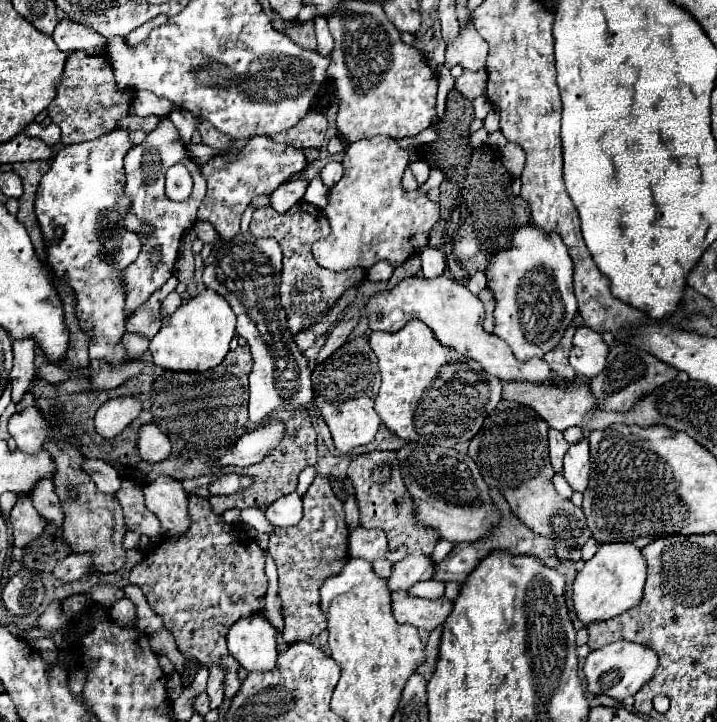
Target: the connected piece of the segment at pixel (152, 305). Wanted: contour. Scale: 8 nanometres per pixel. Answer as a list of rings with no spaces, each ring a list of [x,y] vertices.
[[[172,276],[160,290],[156,290],[130,318],[128,318],[128,332],[136,332],[142,334],[146,338],[154,338],[154,334],[160,330],[162,326],[162,314],[160,314],[160,306],[162,300],[176,288],[178,280],[176,276]]]

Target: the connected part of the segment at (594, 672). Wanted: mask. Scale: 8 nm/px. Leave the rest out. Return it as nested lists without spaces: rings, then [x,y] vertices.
[[[626,640],[608,644],[596,652],[590,652],[584,662],[584,676],[588,682],[588,690],[592,694],[606,694],[614,700],[624,700],[628,696],[634,696],[648,682],[648,678],[652,678],[656,662],[658,662],[656,654],[640,644]]]

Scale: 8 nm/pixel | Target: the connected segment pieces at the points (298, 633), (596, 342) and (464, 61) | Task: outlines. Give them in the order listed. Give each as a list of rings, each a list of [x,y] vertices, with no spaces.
[[[316,476],[302,500],[304,500],[304,518],[300,520],[300,524],[290,526],[290,528],[276,528],[276,532],[270,534],[270,546],[268,546],[268,554],[272,556],[272,560],[276,562],[276,568],[278,568],[280,600],[284,604],[284,622],[286,622],[282,636],[288,644],[302,642],[312,636],[320,636],[328,628],[328,620],[320,608],[318,588],[322,586],[322,582],[326,578],[340,574],[340,570],[344,568],[344,562],[346,562],[344,558],[348,558],[348,526],[344,522],[342,502],[334,494],[334,490],[330,486],[330,478]]]
[[[578,326],[570,350],[570,366],[576,370],[576,374],[584,380],[596,378],[596,374],[604,370],[606,358],[608,346],[602,336],[588,326]]]
[[[468,22],[456,36],[452,44],[446,46],[446,68],[462,66],[468,70],[480,70],[486,66],[486,56],[488,56],[488,44],[486,40],[476,32],[474,24]]]

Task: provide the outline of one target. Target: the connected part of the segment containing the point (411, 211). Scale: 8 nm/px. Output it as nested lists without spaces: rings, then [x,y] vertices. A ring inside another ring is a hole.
[[[372,136],[360,142],[354,142],[346,148],[344,160],[344,176],[342,180],[330,190],[328,206],[324,210],[330,222],[330,234],[312,244],[312,256],[322,268],[332,272],[344,272],[348,268],[372,268],[376,262],[386,260],[394,268],[402,266],[408,258],[422,252],[428,246],[430,232],[434,224],[440,220],[440,204],[432,202],[424,192],[414,190],[406,192],[402,188],[402,174],[408,166],[408,152],[398,146],[398,142],[390,136]]]

